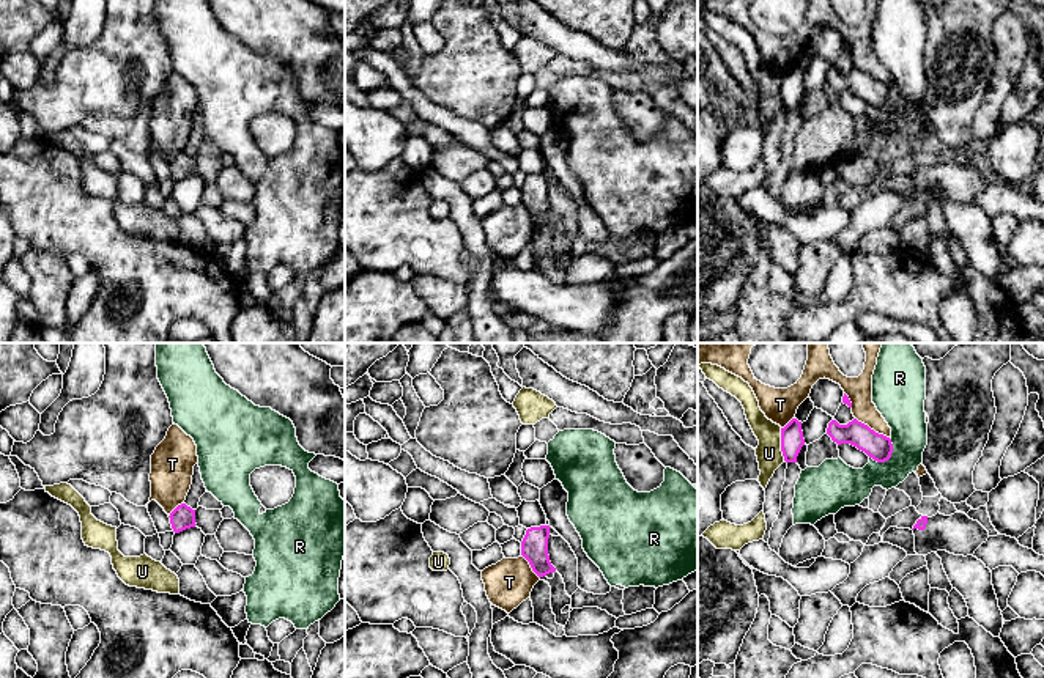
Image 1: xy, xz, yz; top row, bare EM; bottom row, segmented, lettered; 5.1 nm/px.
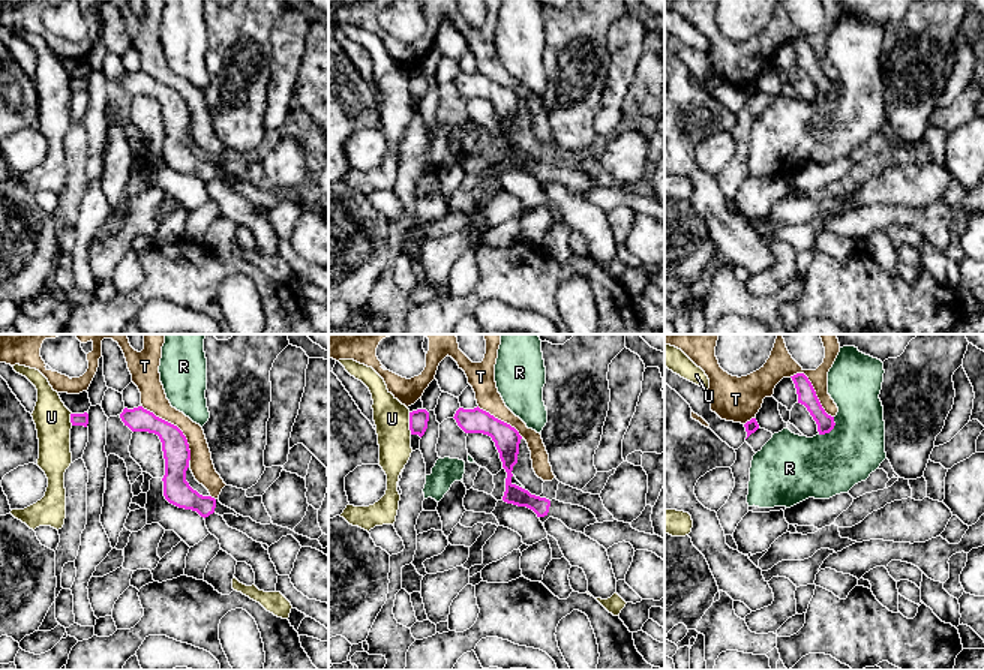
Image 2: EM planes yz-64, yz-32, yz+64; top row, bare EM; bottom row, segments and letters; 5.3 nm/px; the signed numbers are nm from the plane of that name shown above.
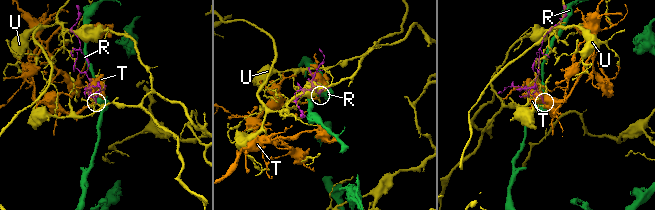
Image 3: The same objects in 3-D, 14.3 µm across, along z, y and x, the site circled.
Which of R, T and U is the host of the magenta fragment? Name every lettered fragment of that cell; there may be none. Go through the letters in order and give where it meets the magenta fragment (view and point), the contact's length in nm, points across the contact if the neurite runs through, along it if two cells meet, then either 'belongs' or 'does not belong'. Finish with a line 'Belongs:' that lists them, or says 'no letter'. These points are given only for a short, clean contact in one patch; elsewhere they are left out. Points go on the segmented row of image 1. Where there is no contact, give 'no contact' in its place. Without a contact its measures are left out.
R: meets magenta in yz at (888, 458); contact 160 nm long; border along yz (892, 439), (892, 455), (887, 460), (874, 461), (870, 458); does not belong
T: meets magenta in yz at (873, 430); contact 220 nm long; does not belong
U: meets magenta in yz at (781, 444); contact 170 nm long; does not belong
Belongs: no letter

